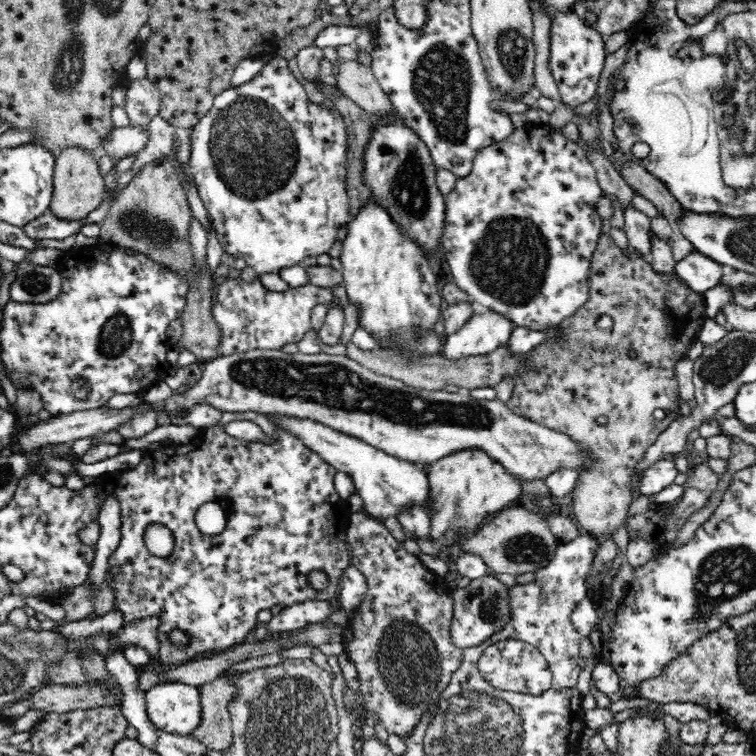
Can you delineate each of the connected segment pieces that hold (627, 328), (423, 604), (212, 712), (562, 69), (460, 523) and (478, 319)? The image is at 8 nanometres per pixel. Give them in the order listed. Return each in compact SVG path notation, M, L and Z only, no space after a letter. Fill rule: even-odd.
M603 233L596 244L596 252L592 254L592 264L590 264L590 278L588 278L588 285L590 285L590 299L584 307L580 310L576 310L570 318L566 318L563 322L560 322L556 327L560 331L562 338L556 340L556 342L544 342L530 350L528 353L524 353L522 359L528 361L528 368L522 370L520 376L514 376L514 390L512 390L512 398L508 400L508 409L515 411L517 415L527 418L532 422L540 423L547 426L552 430L560 431L568 437L572 437L574 441L580 443L582 451L586 457L590 457L590 464L586 468L578 468L578 480L574 484L572 490L573 502L572 517L576 520L582 533L592 534L599 539L610 540L612 534L617 532L618 528L625 522L627 518L629 507L635 496L631 492L631 474L636 463L644 456L645 450L656 440L656 437L668 428L668 425L676 420L680 416L680 397L678 397L678 381L675 373L676 363L687 356L688 348L695 341L700 332L702 325L706 318L705 314L706 303L704 303L703 295L699 292L694 292L688 288L688 285L675 273L675 274L658 274L654 267L646 262L641 256L635 253L635 250L628 246L628 252L625 253L623 248L618 247L610 235ZM602 314L608 314L611 316L613 326L609 330L600 330L596 327L596 320ZM630 350L636 352L636 357L630 357ZM598 418L606 418L606 424L599 424Z
M363 512L351 515L345 542L349 547L351 566L366 577L368 590L363 601L352 611L349 623L343 630L344 650L356 666L365 708L376 712L389 734L408 738L428 706L438 702L440 694L450 682L452 672L460 668L464 658L464 649L453 646L450 635L454 610L452 589L444 578L430 572L419 557L407 552L381 521Z
M226 669L210 682L200 685L201 719L191 737L210 750L224 752L232 746L232 721L228 704L236 696L234 680L239 671Z
M580 9L554 14L551 20L550 71L560 90L562 101L572 107L590 102L596 95L607 56L602 35L585 23Z
M482 449L457 450L439 458L430 464L427 475L433 498L433 508L428 511L430 541L445 550L460 545L486 520L507 508L510 501L517 503L521 497L520 481Z
M493 310L473 313L458 332L445 337L442 355L448 360L460 360L488 354L508 343L513 330L511 321Z

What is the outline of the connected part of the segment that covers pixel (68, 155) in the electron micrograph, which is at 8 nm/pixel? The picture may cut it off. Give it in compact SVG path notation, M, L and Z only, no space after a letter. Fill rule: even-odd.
M70 146L64 148L61 154L55 157L53 172L53 195L50 210L60 220L78 222L86 218L92 210L96 210L105 196L105 177L99 171L97 156L92 156L88 150Z

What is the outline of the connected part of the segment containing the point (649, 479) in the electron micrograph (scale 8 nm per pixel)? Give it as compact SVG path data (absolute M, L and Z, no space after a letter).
M673 457L659 460L656 464L652 464L650 468L646 468L642 472L640 486L638 486L640 487L640 490L638 490L639 494L658 494L663 488L674 484L678 473Z

